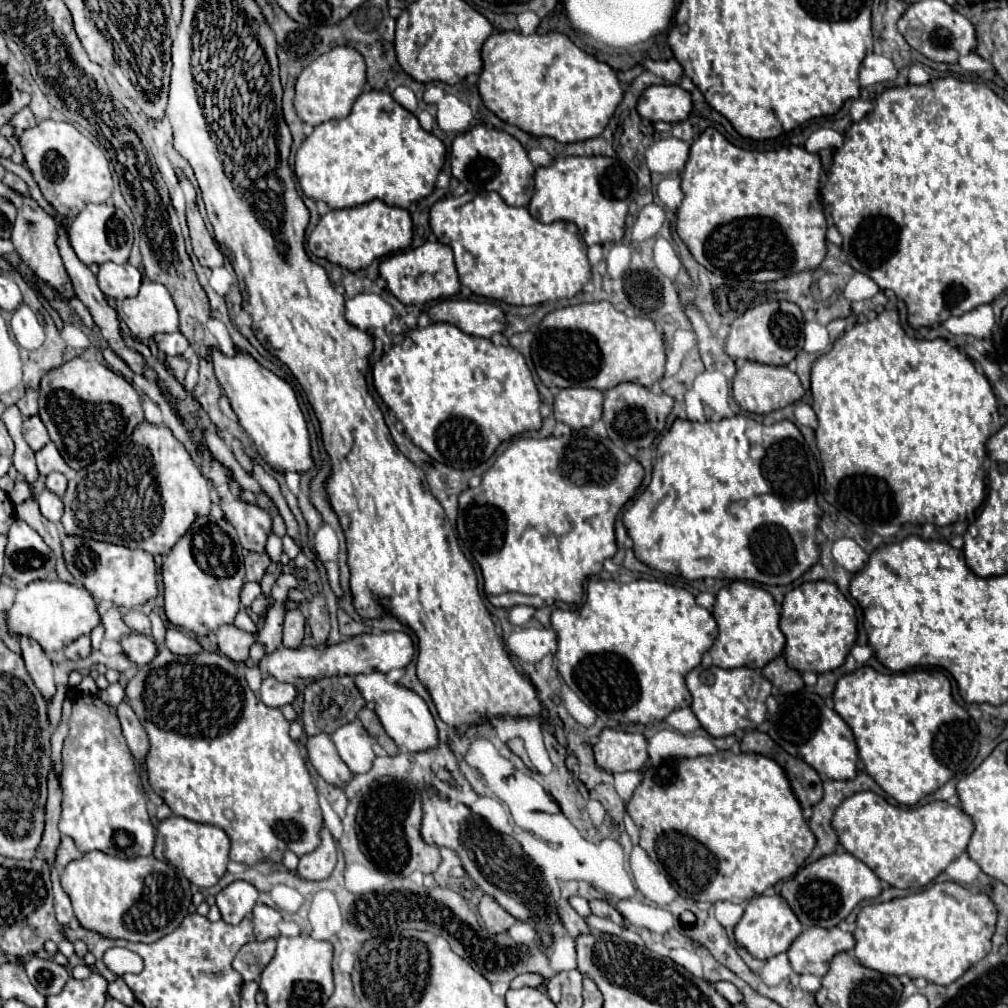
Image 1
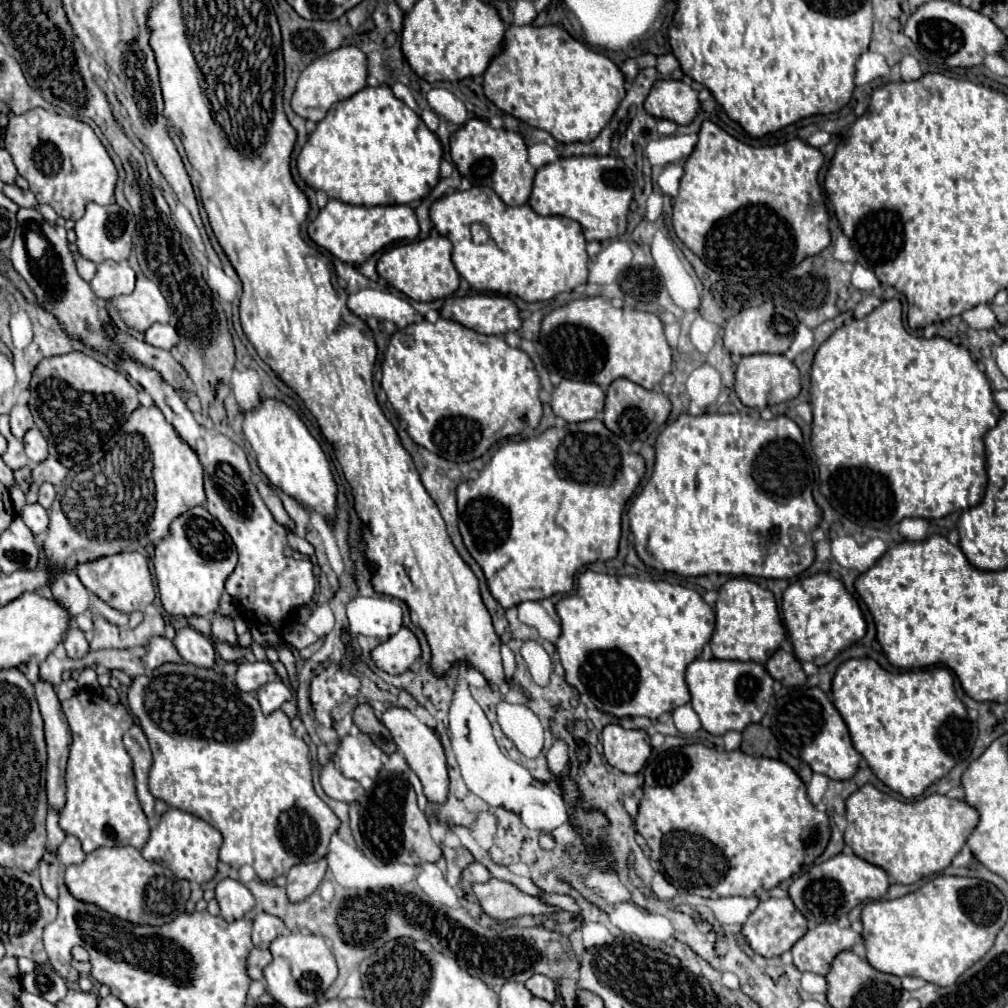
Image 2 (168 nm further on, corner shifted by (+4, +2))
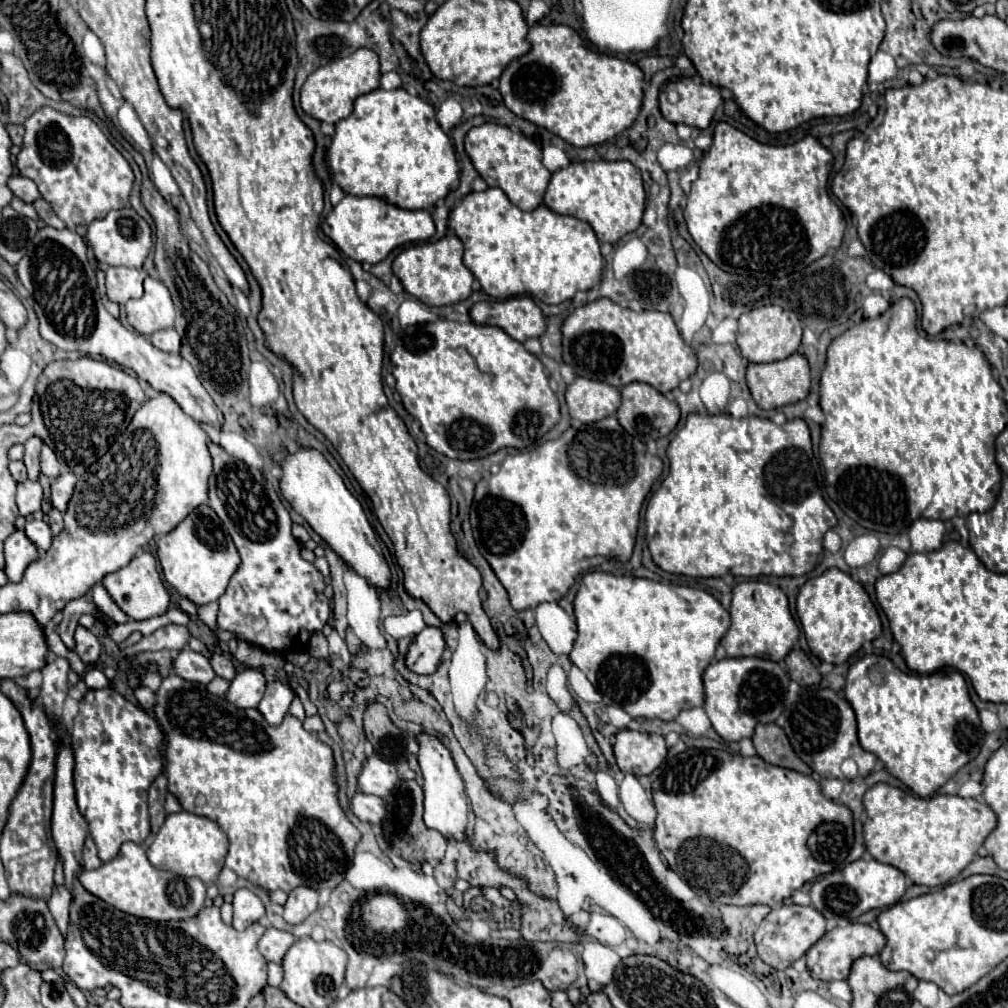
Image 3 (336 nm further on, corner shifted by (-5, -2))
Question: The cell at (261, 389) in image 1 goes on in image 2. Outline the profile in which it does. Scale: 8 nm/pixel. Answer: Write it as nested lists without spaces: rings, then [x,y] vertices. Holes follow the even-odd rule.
[[[266,397],[258,407],[242,411],[242,431],[252,451],[256,453],[258,467],[274,487],[280,487],[290,497],[314,509],[322,517],[332,519],[336,513],[336,485],[328,461],[318,441],[308,433],[300,415],[284,401]]]

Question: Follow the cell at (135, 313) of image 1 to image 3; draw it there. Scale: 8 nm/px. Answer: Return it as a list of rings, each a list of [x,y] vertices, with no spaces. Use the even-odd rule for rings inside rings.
[[[145,279],[145,293],[139,299],[129,299],[125,305],[127,321],[141,335],[151,335],[159,329],[169,329],[175,323],[175,307],[169,289],[153,279]]]

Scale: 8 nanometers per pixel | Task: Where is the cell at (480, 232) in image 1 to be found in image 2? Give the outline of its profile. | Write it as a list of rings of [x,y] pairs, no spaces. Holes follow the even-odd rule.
[[[490,187],[454,191],[436,199],[430,207],[430,219],[438,233],[454,245],[456,271],[478,293],[548,301],[588,279],[586,239],[580,223],[560,215],[542,217],[528,205],[510,207]]]

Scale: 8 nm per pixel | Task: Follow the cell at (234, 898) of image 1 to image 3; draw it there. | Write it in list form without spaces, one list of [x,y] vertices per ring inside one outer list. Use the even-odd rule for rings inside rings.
[[[239,889],[235,891],[235,899],[233,899],[233,927],[237,931],[247,929],[249,925],[253,925],[255,921],[259,921],[265,915],[265,907],[261,903],[261,899],[251,893],[249,889]]]

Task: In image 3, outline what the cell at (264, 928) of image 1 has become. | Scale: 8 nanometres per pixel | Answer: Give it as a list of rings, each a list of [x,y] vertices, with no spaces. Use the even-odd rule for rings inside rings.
[[[269,927],[265,935],[259,941],[259,951],[267,961],[281,963],[285,957],[285,951],[295,943],[295,937],[287,931],[279,931],[275,927]]]

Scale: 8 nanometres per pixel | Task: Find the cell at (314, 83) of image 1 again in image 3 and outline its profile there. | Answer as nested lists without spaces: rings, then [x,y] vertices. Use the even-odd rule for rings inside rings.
[[[357,49],[355,53],[351,53],[343,59],[335,59],[327,65],[319,67],[317,71],[313,71],[307,77],[307,81],[301,89],[301,109],[319,121],[335,125],[337,121],[351,115],[353,103],[359,95],[365,95],[379,87],[379,79],[381,79],[381,71],[379,71],[377,53],[371,49]]]

